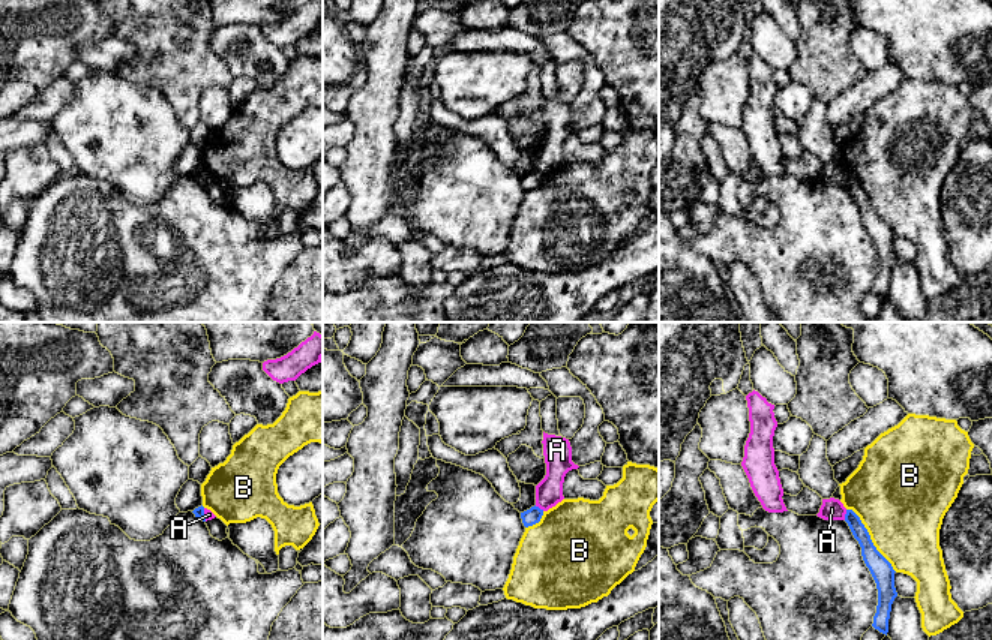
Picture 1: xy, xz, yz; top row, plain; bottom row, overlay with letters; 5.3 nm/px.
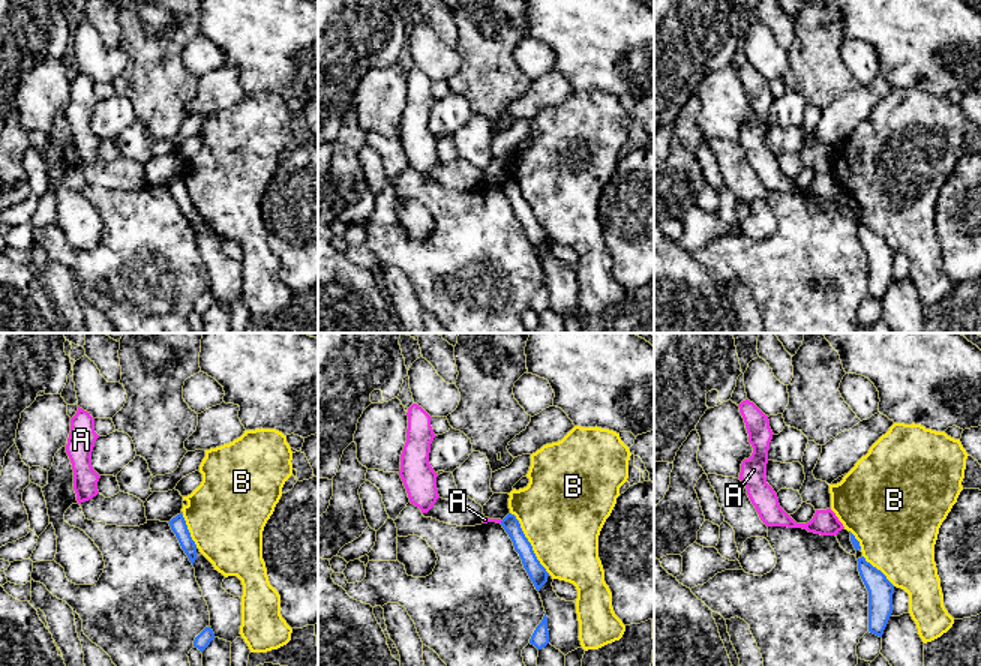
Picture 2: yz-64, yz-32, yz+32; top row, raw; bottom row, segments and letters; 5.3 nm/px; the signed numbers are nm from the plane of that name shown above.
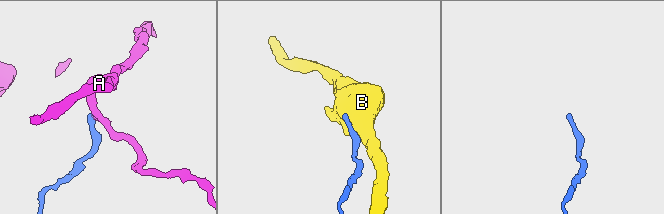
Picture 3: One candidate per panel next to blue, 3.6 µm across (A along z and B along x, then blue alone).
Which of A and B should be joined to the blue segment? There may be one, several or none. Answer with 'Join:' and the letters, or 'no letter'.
Join: no letter

